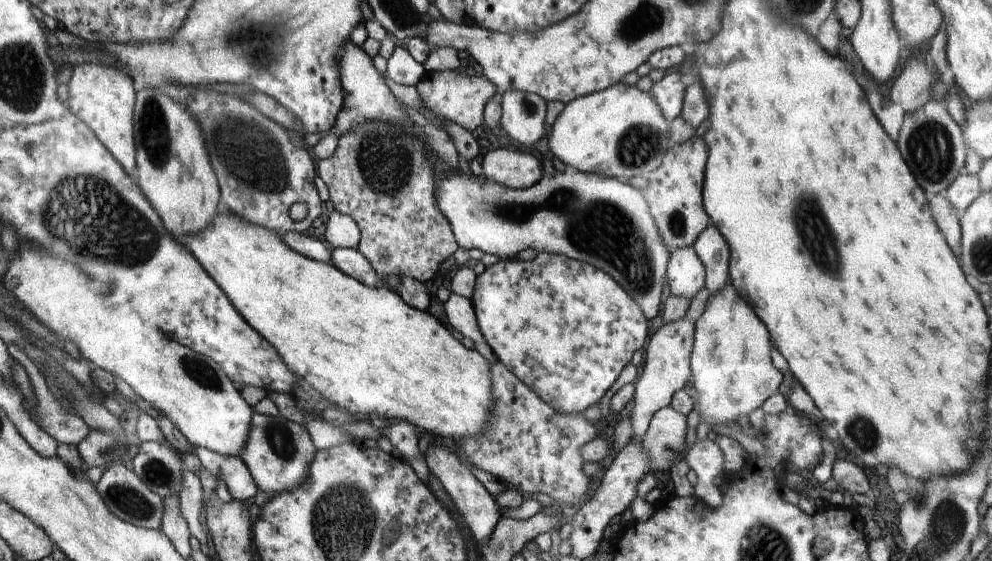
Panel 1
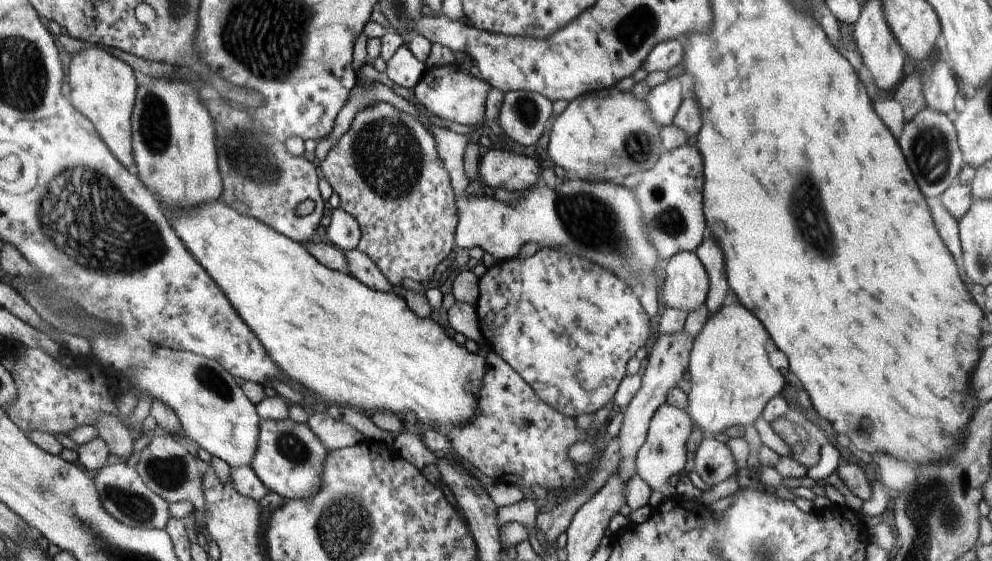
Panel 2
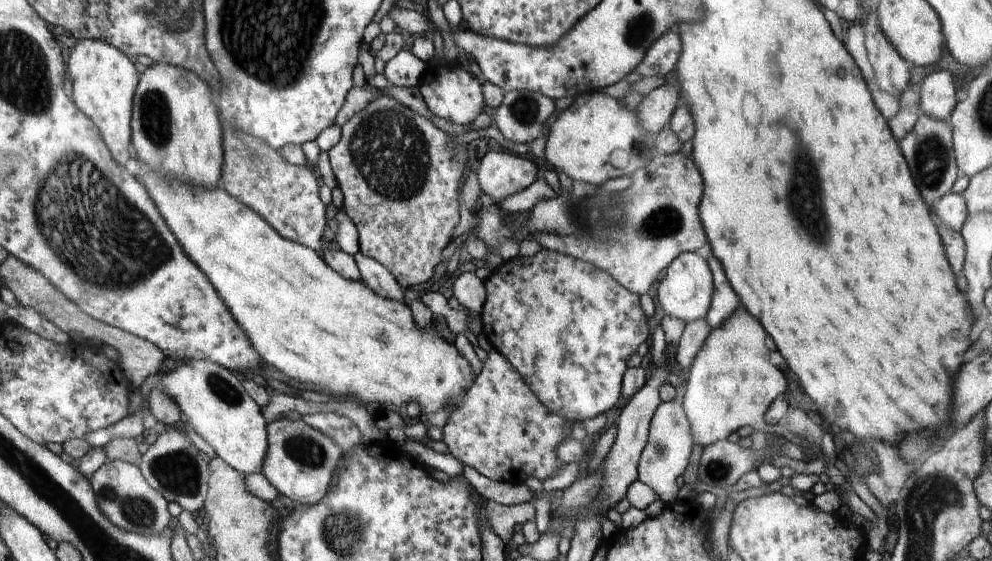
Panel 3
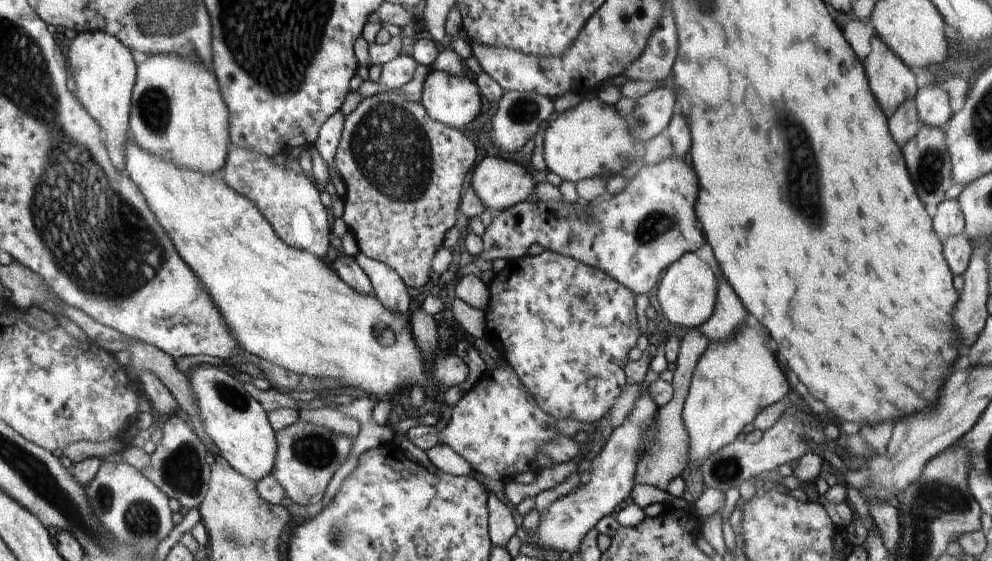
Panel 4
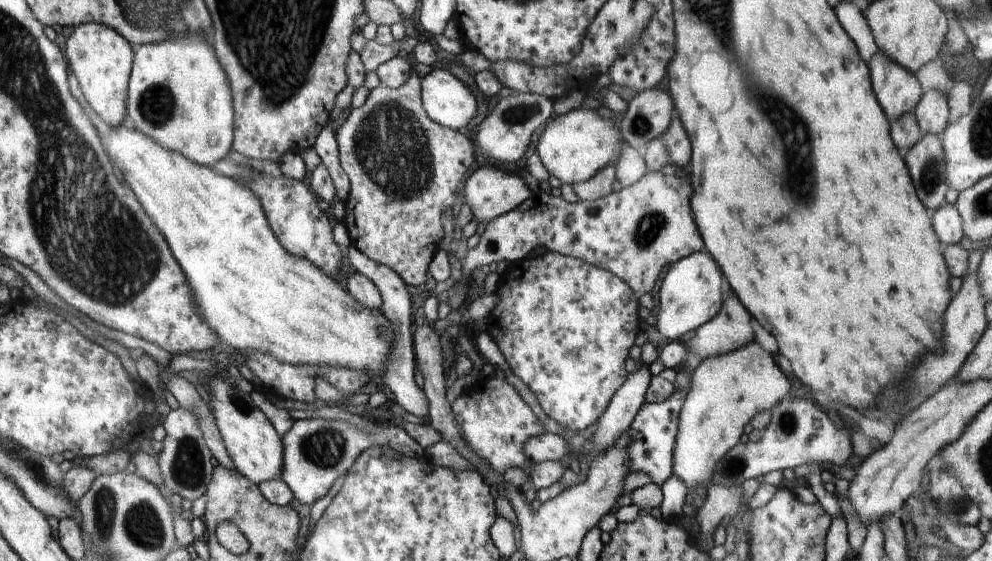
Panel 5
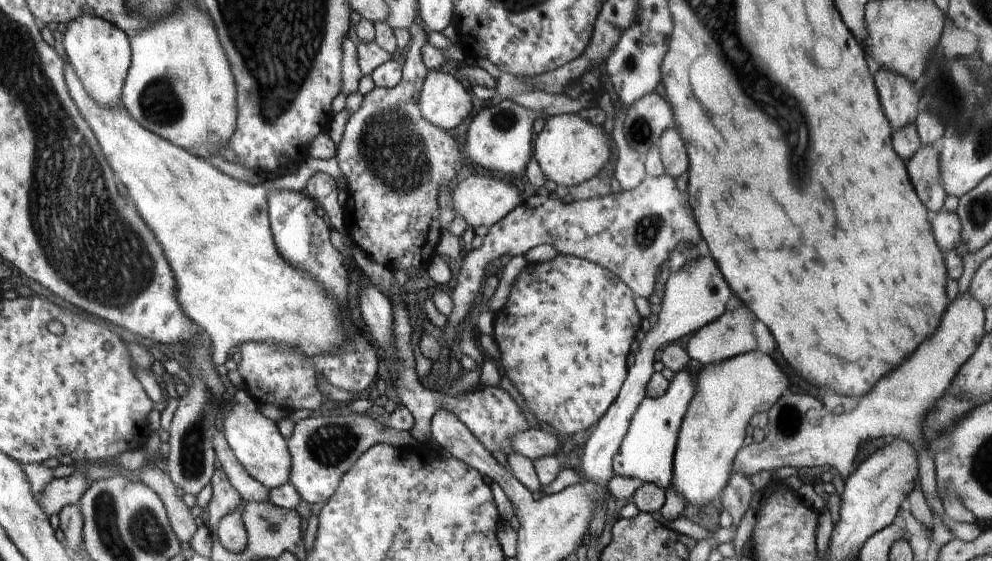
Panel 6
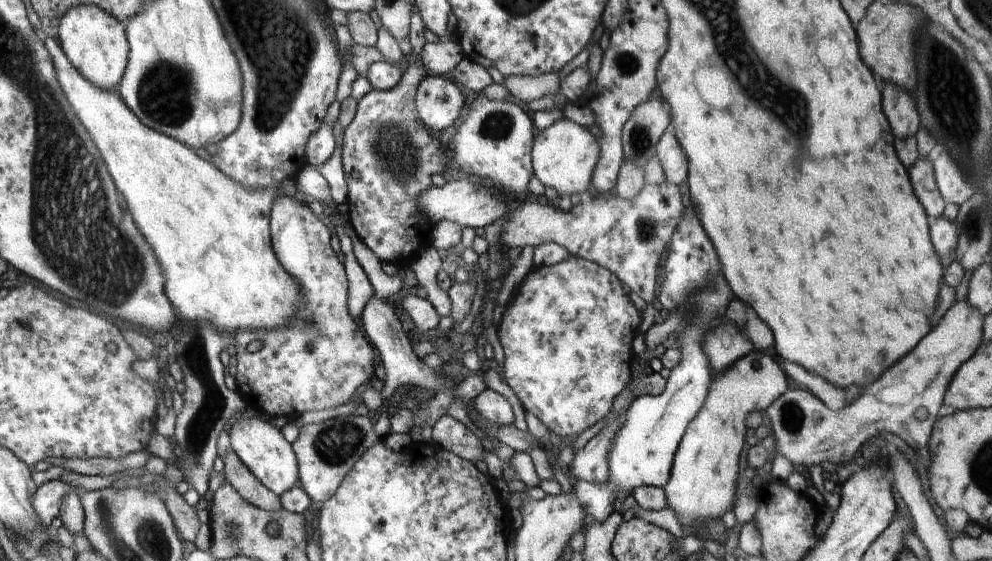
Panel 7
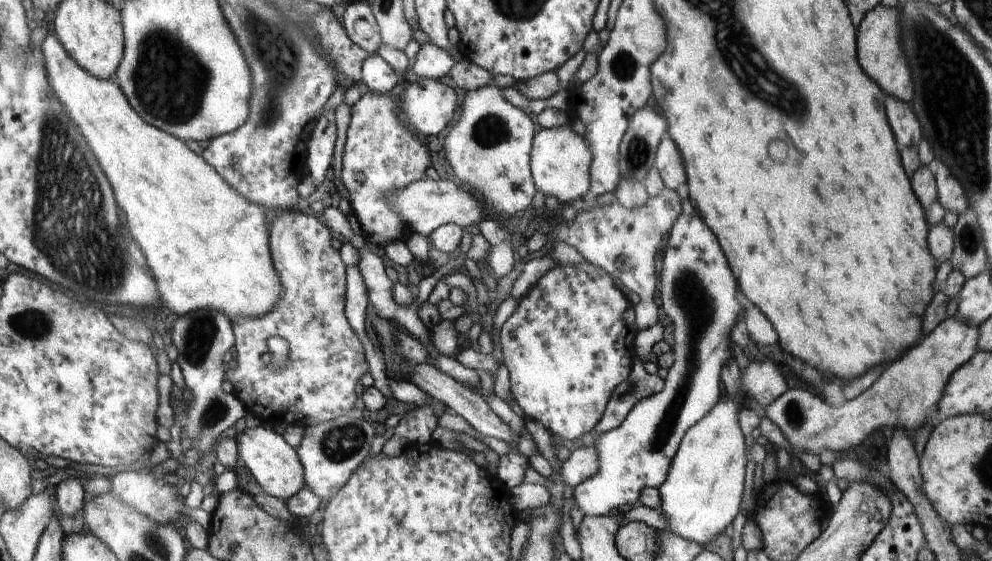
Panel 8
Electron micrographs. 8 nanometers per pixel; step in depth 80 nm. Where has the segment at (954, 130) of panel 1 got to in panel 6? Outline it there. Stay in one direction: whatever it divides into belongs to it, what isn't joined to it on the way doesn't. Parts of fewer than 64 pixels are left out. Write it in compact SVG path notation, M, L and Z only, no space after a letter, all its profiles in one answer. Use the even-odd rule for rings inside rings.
M926 144L908 160L908 176L918 198L930 212L936 213L943 209L947 197L942 190L938 158L939 154L933 144Z

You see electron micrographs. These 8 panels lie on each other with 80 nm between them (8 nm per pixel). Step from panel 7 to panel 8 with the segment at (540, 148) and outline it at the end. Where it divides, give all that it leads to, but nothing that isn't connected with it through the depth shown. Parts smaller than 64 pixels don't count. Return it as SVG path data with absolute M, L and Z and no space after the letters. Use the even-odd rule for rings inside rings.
M570 124L556 129L543 129L534 136L532 173L538 191L554 197L561 203L571 203L583 198L590 190L592 154L584 137L576 134Z

